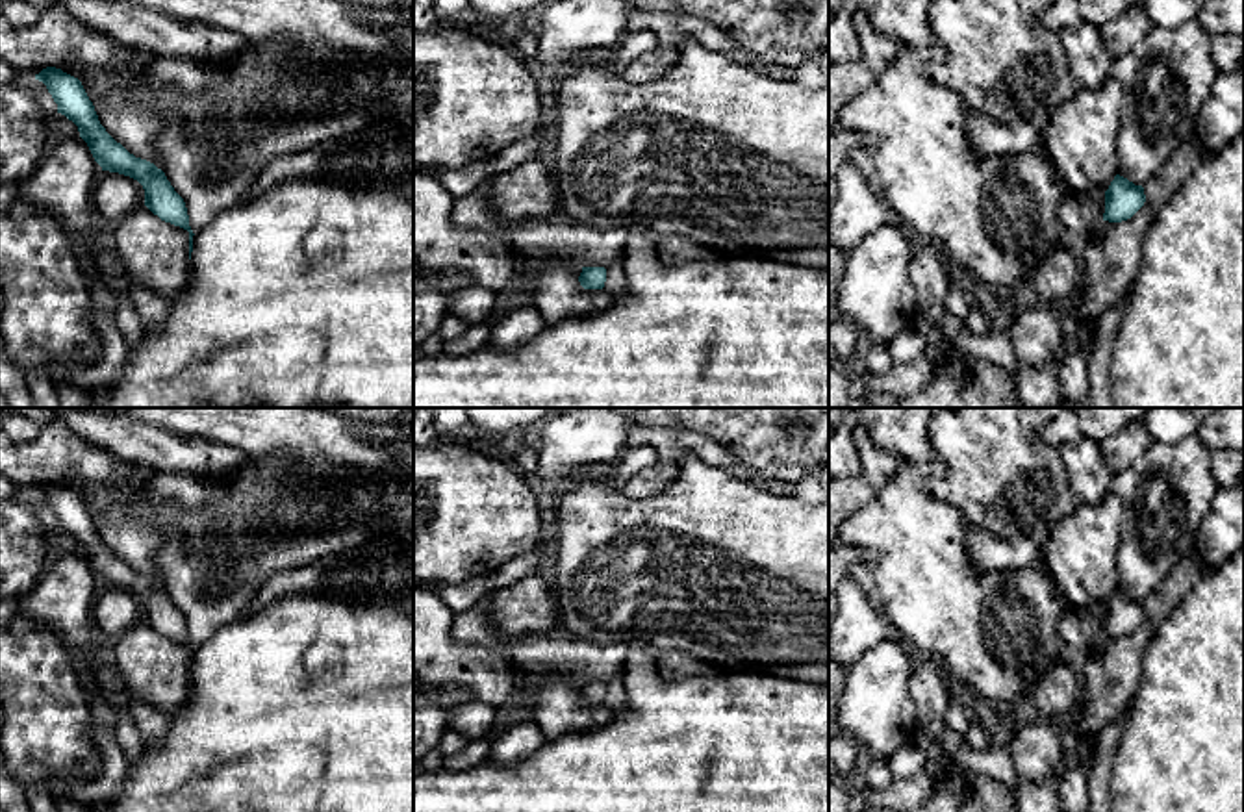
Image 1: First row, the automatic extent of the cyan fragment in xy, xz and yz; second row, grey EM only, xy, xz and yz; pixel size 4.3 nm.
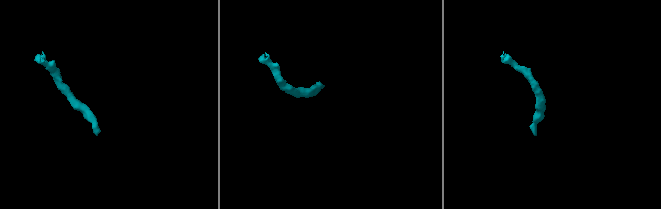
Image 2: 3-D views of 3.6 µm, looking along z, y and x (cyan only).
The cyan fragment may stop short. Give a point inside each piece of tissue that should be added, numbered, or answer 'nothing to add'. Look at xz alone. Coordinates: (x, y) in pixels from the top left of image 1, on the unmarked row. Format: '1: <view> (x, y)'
nothing to add

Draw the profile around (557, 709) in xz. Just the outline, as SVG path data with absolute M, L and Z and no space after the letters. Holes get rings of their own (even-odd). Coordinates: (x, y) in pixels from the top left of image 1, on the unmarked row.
M554 673L536 690L532 719L547 742L554 742L565 734L601 729L612 721L612 712L604 704L584 704L580 701L580 688L580 680Z

